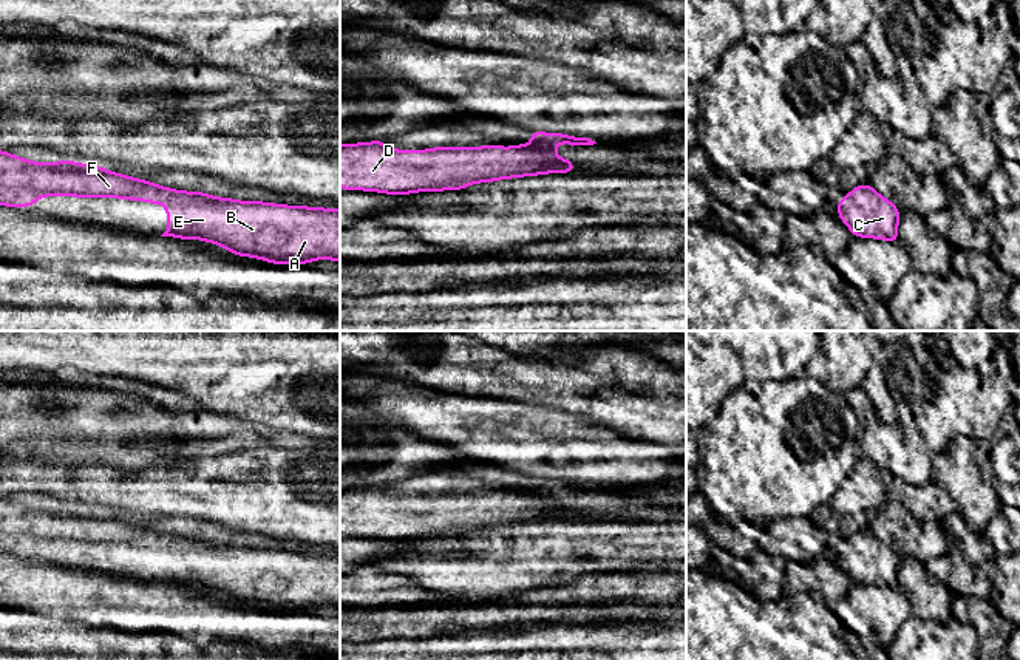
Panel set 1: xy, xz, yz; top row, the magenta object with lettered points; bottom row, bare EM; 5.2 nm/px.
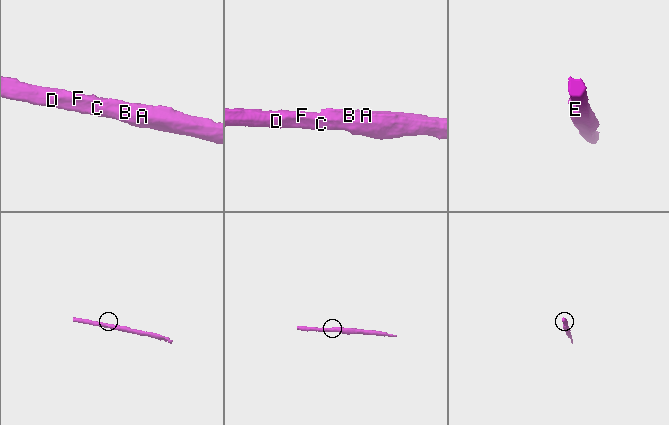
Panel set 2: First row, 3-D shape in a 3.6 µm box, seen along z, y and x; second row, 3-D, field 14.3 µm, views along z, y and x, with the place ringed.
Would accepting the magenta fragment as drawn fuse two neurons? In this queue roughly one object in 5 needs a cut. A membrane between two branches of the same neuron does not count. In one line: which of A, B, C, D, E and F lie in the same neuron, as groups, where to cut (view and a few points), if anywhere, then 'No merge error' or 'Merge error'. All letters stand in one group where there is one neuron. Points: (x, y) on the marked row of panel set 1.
Groups: A B C D E F. No split. No merge error

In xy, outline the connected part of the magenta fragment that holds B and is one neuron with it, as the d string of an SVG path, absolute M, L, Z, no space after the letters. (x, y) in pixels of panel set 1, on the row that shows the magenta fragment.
M0 150L0 206L31 207L42 196L121 198L164 204L167 230L161 236L196 238L218 244L240 257L260 258L272 264L308 264L314 260L340 261L340 210L236 201L202 192L182 192L156 185L151 181L125 176L102 168L73 162L32 162Z

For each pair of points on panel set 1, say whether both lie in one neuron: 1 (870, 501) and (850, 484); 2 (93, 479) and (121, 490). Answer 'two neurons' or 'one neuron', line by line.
1: one neuron
2: one neuron

